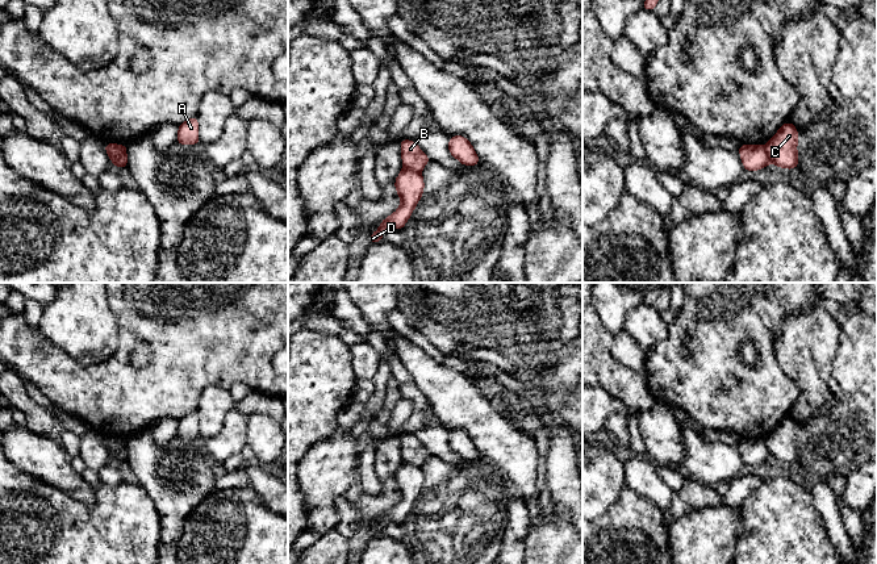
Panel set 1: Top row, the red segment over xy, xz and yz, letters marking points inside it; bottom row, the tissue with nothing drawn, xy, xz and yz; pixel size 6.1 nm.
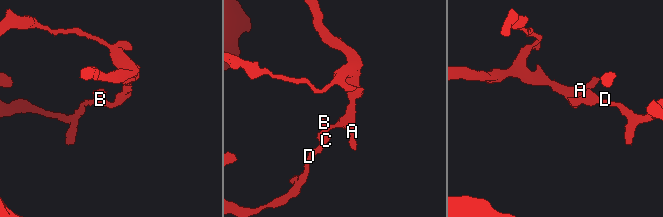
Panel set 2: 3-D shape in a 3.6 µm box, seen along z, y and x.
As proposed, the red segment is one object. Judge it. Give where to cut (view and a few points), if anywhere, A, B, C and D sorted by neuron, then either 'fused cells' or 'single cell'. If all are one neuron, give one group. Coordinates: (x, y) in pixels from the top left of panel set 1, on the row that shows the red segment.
cut xz (404, 167), (420, 172); groups A B / C D; fused cells

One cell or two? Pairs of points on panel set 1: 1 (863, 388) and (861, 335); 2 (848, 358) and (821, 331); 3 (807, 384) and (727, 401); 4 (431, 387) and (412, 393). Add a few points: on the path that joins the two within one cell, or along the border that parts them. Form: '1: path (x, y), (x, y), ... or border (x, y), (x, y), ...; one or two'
1: path (863, 375), (863, 349); one
2: border (838, 321), (842, 329), (842, 343), (832, 372); two
3: border (779, 362), (798, 391), (798, 397), (790, 414); two
4: border (404, 364), (429, 404); two

